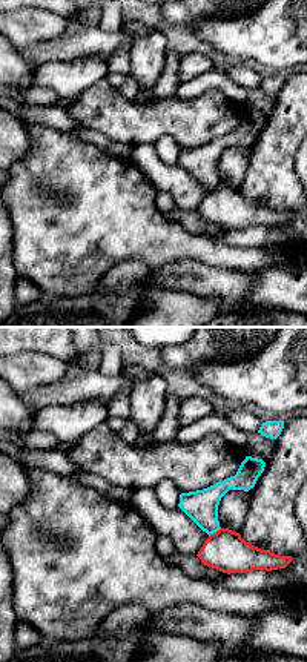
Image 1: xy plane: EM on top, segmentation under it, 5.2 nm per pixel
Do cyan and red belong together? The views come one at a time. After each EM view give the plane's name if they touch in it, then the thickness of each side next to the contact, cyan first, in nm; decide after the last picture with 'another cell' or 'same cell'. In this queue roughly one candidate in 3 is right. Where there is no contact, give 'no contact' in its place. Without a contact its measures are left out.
meets cyan in xy; 170 nm thick on the cyan side, 220 nm on the other

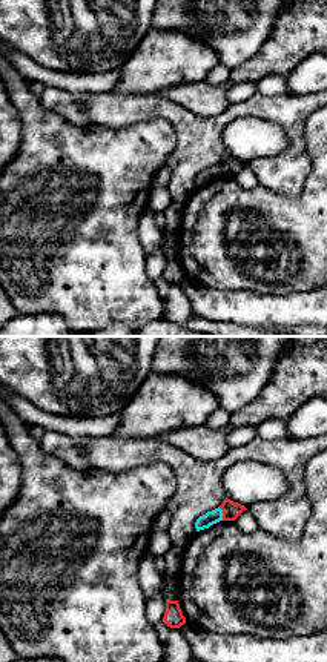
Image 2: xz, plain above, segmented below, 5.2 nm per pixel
meets cyan in xz; 70 nm thick on the cyan side, 100 nm on the other

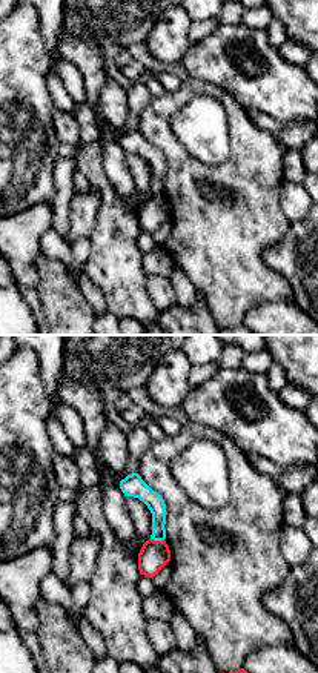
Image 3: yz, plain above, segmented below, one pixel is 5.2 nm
meets cyan in yz; 90 nm thick on the cyan side, 160 nm on the other

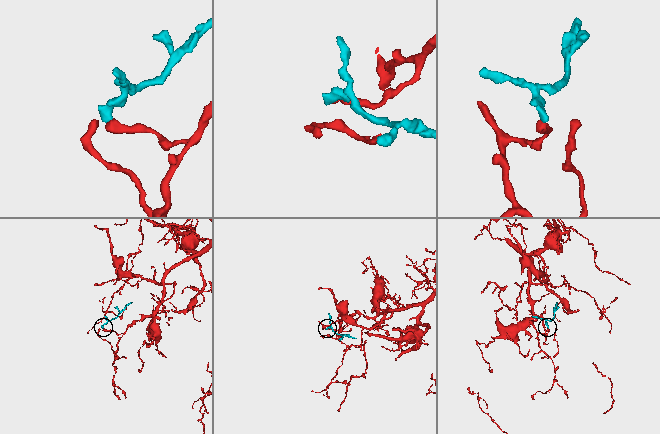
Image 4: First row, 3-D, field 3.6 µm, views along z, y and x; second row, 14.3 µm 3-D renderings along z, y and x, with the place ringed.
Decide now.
another cell

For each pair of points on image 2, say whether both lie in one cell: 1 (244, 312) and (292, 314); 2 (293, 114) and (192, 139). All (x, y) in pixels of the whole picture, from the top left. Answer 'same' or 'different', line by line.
1: same
2: same

